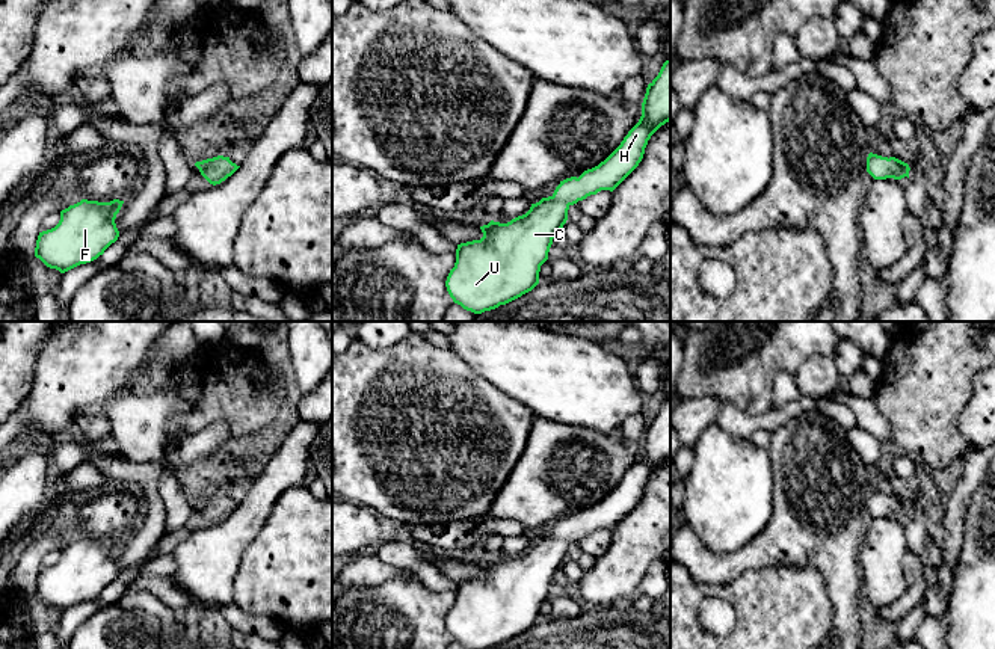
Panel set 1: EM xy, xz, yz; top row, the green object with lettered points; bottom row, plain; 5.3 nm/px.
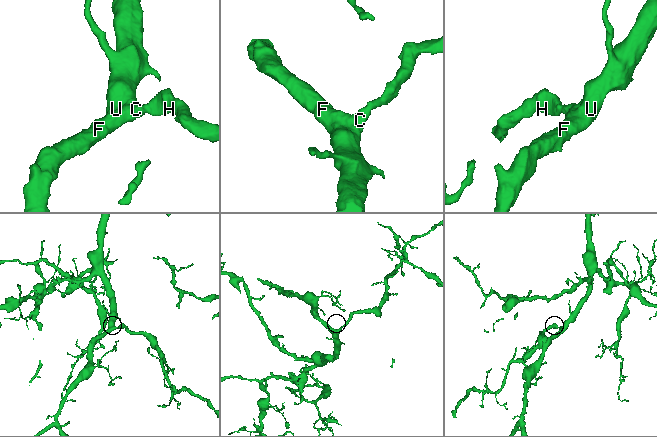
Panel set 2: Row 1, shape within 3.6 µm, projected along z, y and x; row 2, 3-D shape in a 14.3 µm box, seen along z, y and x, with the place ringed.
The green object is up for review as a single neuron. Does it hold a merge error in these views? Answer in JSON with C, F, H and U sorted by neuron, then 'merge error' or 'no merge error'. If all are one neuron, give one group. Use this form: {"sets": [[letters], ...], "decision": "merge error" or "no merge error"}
{"sets": [["C", "F", "H", "U"]], "decision": "no merge error"}

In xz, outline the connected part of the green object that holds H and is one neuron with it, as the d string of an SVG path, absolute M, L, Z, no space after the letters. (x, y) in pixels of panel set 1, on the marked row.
M666 60L658 75L648 85L646 94L642 103L642 116L639 122L628 131L621 145L598 166L584 171L578 178L571 177L556 187L554 193L548 198L542 198L539 202L531 204L530 210L512 219L507 223L491 220L488 225L480 226L483 237L457 245L456 263L450 270L445 287L454 303L474 314L482 314L506 305L522 294L531 291L539 284L541 266L548 260L548 252L553 245L554 235L562 231L568 220L568 210L578 201L586 199L590 195L596 195L601 190L613 192L642 161L645 148L651 136L666 122L670 121L670 60Z

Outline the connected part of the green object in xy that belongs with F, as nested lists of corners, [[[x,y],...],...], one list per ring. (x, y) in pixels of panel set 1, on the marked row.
[[[82,199],[62,210],[59,223],[39,232],[35,257],[60,273],[97,260],[119,237],[115,219],[122,204]]]

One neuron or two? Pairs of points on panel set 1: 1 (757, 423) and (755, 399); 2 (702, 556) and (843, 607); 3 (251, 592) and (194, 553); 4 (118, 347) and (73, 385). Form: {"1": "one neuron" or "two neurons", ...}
{"1": "two neurons", "2": "one neuron", "3": "two neurons", "4": "one neuron"}

